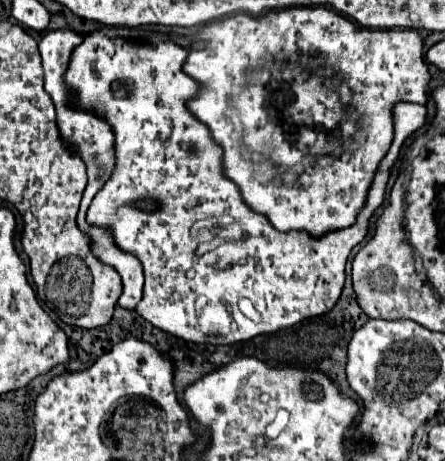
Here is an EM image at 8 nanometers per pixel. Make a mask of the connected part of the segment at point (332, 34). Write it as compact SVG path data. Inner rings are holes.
M323 6L316 7L292 7L279 10L279 12L269 12L265 16L249 16L249 14L235 14L235 16L229 16L225 20L217 20L217 22L211 22L207 28L203 28L199 34L195 36L177 36L175 40L179 40L179 44L189 44L193 40L205 40L207 46L203 50L193 50L189 56L187 56L187 62L185 62L185 72L189 76L193 76L197 82L201 82L201 94L197 98L193 98L189 102L189 110L203 122L209 126L211 134L213 134L213 140L219 142L223 146L223 162L225 162L225 174L235 182L239 184L241 188L241 194L243 198L247 200L247 204L269 216L269 222L281 230L281 232L287 232L287 230L307 230L309 234L313 236L321 236L329 230L337 230L337 228L345 228L345 226L351 226L355 222L355 216L357 212L361 210L361 206L365 204L365 194L369 190L369 182L373 180L373 174L375 174L375 168L377 168L377 162L385 156L385 150L389 150L389 142L393 140L393 124L391 124L391 106L395 102L417 102L417 104L425 104L427 102L427 96L425 96L425 90L427 90L427 84L429 84L429 70L427 70L427 64L423 60L423 54L421 54L421 48L423 48L423 38L419 36L419 32L415 30L365 30L357 24L353 24L351 20L347 20L345 16L341 14L335 14L333 10L327 10ZM316 62L314 66L317 67L316 73L313 77L307 78L305 75L306 65L312 67L311 63ZM343 82L351 88L351 101L345 106L344 103L339 102L337 94L329 86L340 86ZM348 106L355 108L359 118L357 122L351 118L351 110ZM339 128L341 130L341 136L343 138L351 138L357 134L357 138L353 140L355 148L351 150L343 150L341 154L333 154L333 150L329 150L331 146L331 138L329 134L325 134L325 138L321 138L321 134L317 134L317 130L335 130ZM297 134L301 134L301 142L303 144L309 144L309 152L313 156L311 164L307 166L307 170L299 176L299 180L295 184L287 184L281 180L271 178L267 180L264 178L264 174L260 174L260 154L269 160L271 164L275 166L291 166L291 164L297 164L301 160L301 152L297 152L293 146L291 146L291 138L297 138Z

